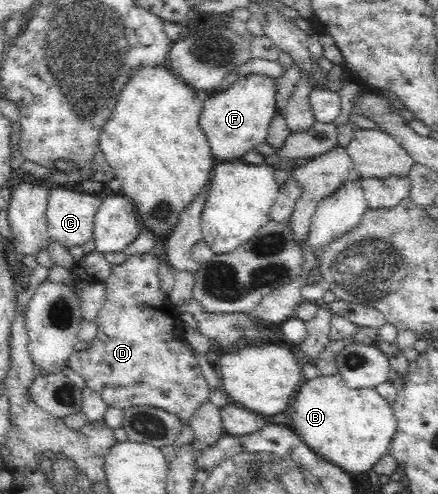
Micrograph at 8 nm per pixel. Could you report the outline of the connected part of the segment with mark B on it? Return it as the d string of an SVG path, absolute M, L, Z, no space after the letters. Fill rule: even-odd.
M338 373L306 380L289 406L292 408L293 426L291 428L294 433L314 453L340 466L348 474L370 471L383 455L389 453L391 440L394 439L398 429L398 418L394 415L392 404L387 402L378 390L375 388L349 389Z

